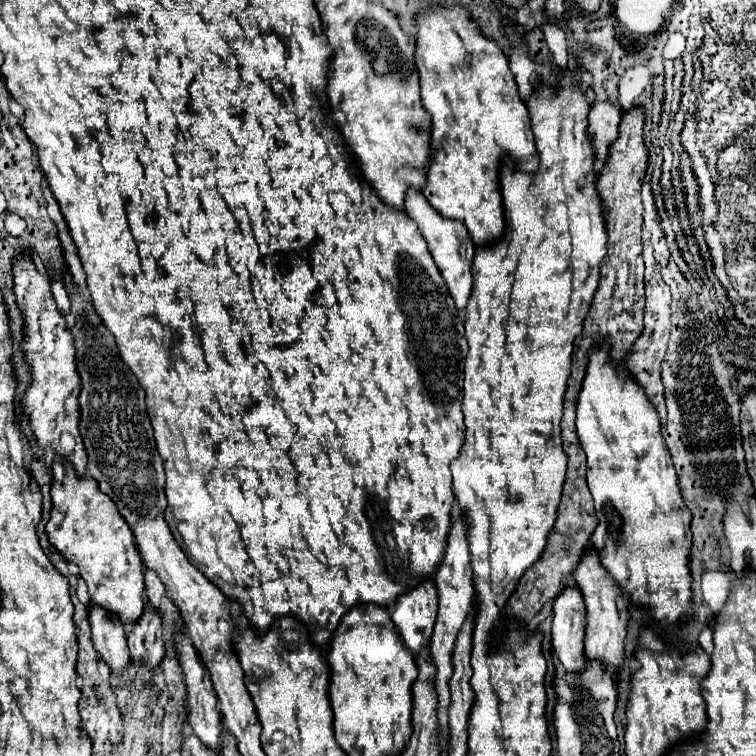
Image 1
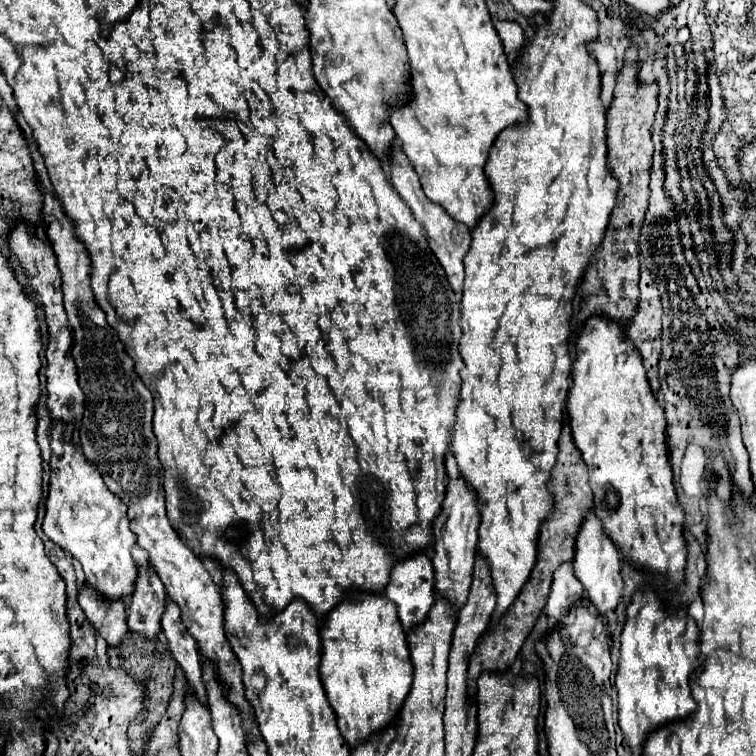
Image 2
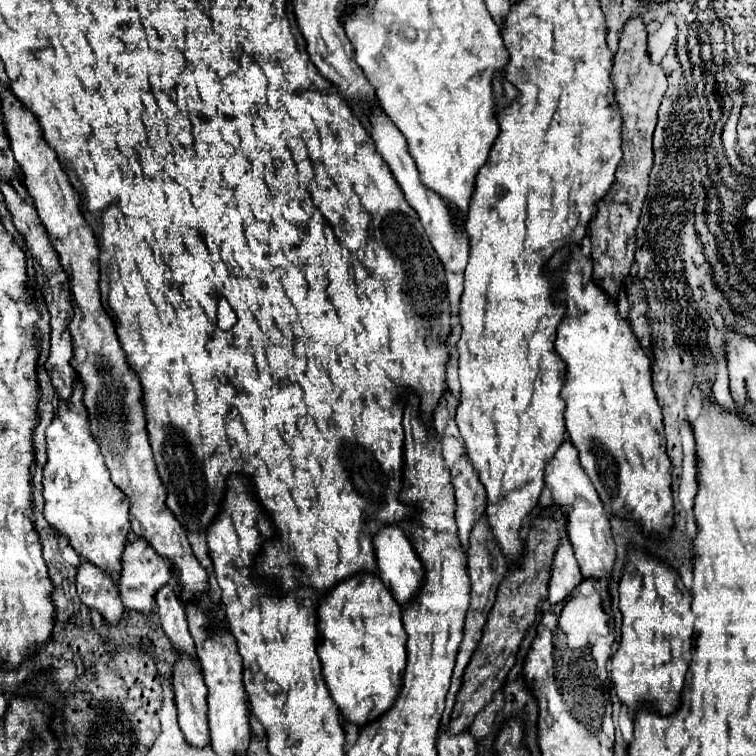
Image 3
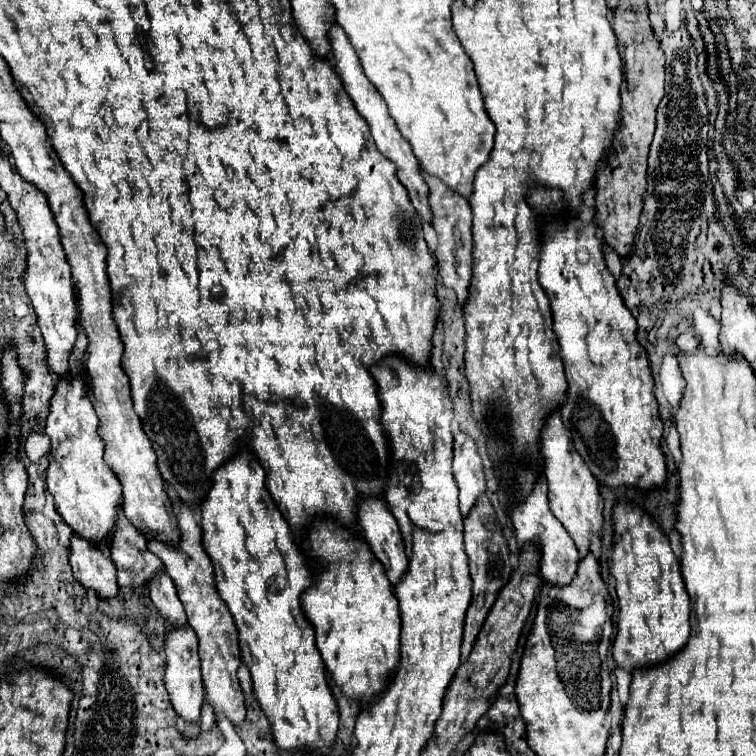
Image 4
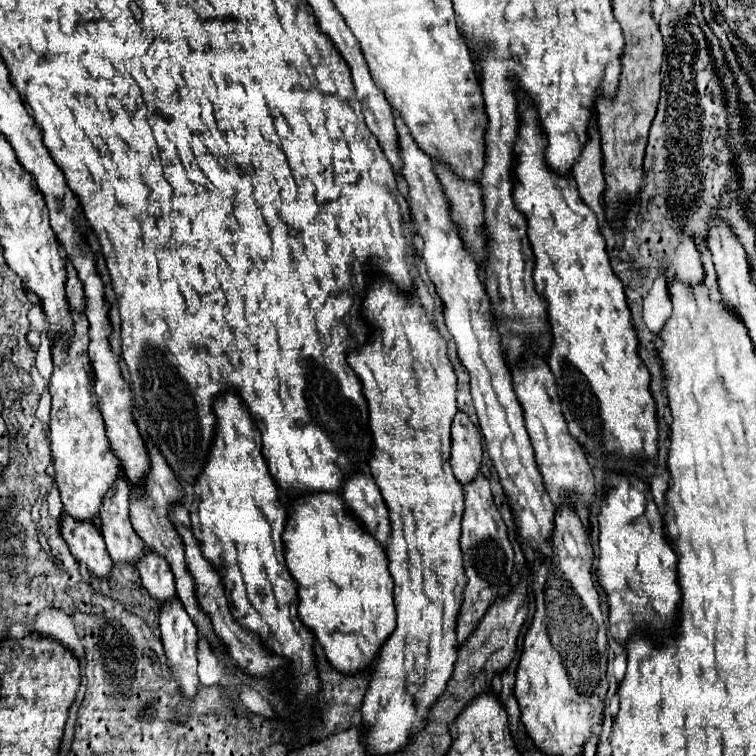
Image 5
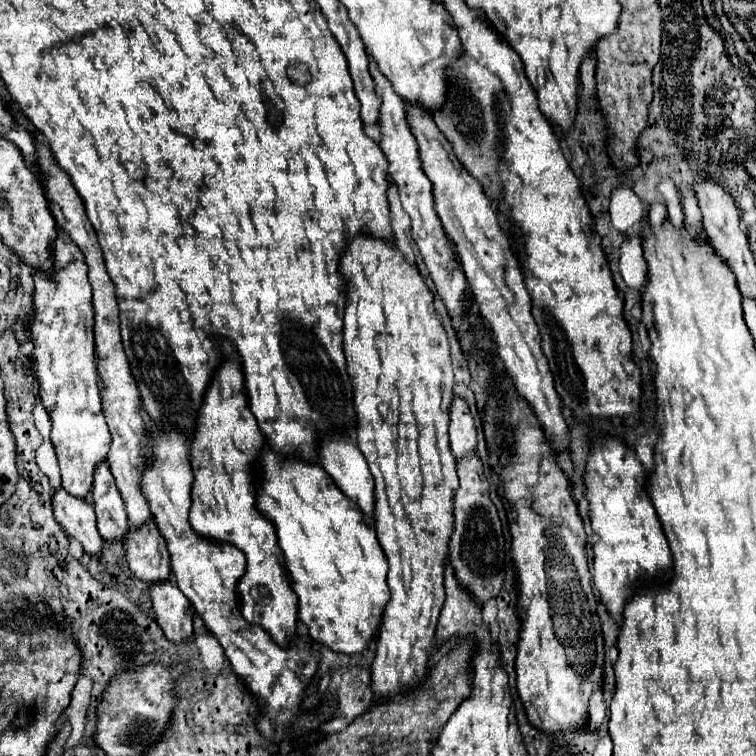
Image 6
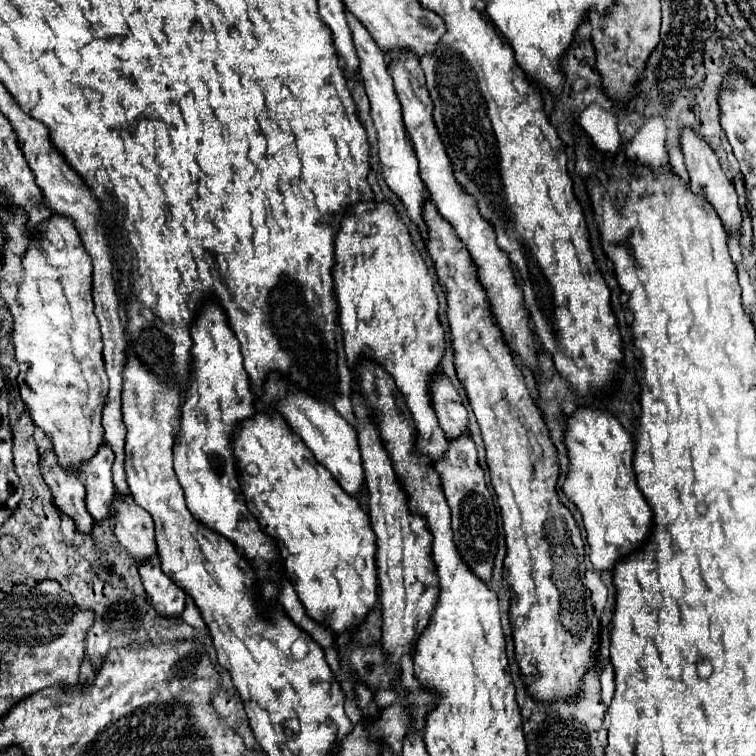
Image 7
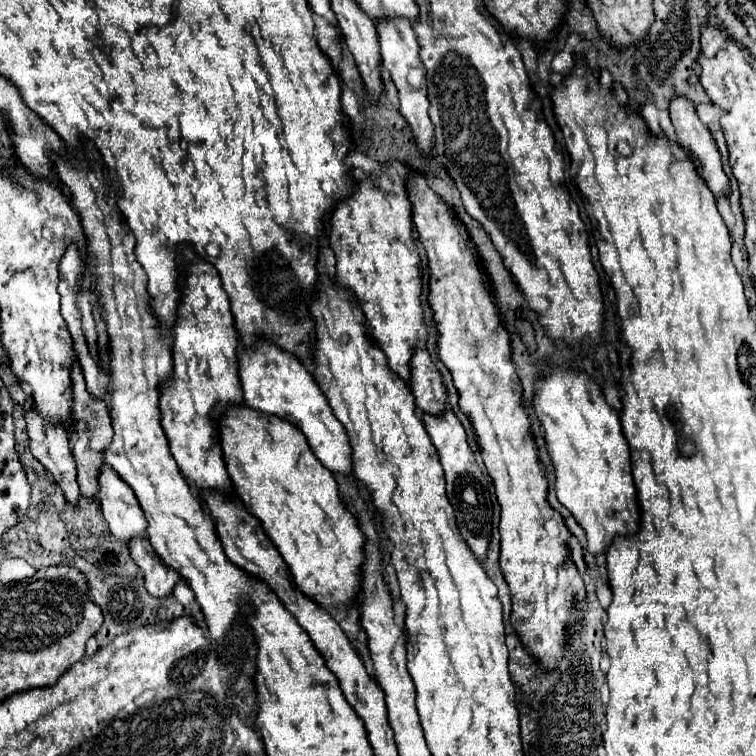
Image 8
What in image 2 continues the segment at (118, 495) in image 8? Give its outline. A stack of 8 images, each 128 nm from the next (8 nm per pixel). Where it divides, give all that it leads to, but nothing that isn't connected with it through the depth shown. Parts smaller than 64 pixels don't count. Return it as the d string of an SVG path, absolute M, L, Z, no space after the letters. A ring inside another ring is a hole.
M166 598L166 612L162 614L162 632L168 640L174 660L186 674L190 688L196 692L198 700L206 704L206 688L202 682L202 662L200 662L196 640L188 634L180 618L180 608L170 598Z

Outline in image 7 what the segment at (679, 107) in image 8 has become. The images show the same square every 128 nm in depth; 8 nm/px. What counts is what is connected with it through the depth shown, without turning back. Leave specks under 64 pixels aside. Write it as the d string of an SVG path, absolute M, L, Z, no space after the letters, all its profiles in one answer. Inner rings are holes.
M682 128L680 132L680 146L682 146L682 154L684 154L684 166L690 174L690 188L694 194L706 198L712 208L718 212L724 228L730 232L740 232L740 208L738 208L738 198L736 198L736 190L732 180L726 176L724 168L718 162L718 156L714 154L714 150L696 134L696 130L692 128Z

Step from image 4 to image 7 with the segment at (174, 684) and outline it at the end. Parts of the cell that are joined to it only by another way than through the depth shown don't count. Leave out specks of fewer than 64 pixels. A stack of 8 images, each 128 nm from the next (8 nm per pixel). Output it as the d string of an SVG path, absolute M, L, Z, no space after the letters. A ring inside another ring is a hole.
M148 560L148 564L138 566L144 590L152 606L162 616L180 616L184 610L186 594L162 572L158 560Z

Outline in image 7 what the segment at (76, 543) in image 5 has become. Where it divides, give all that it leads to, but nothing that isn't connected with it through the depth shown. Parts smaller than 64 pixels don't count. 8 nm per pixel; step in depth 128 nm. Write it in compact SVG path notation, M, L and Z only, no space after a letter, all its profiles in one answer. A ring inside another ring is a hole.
M54 450L40 452L40 468L46 484L52 490L54 506L66 512L76 522L80 532L88 534L92 530L94 520L84 504L84 484L80 480L80 474L64 472L64 468L60 468L58 464Z

